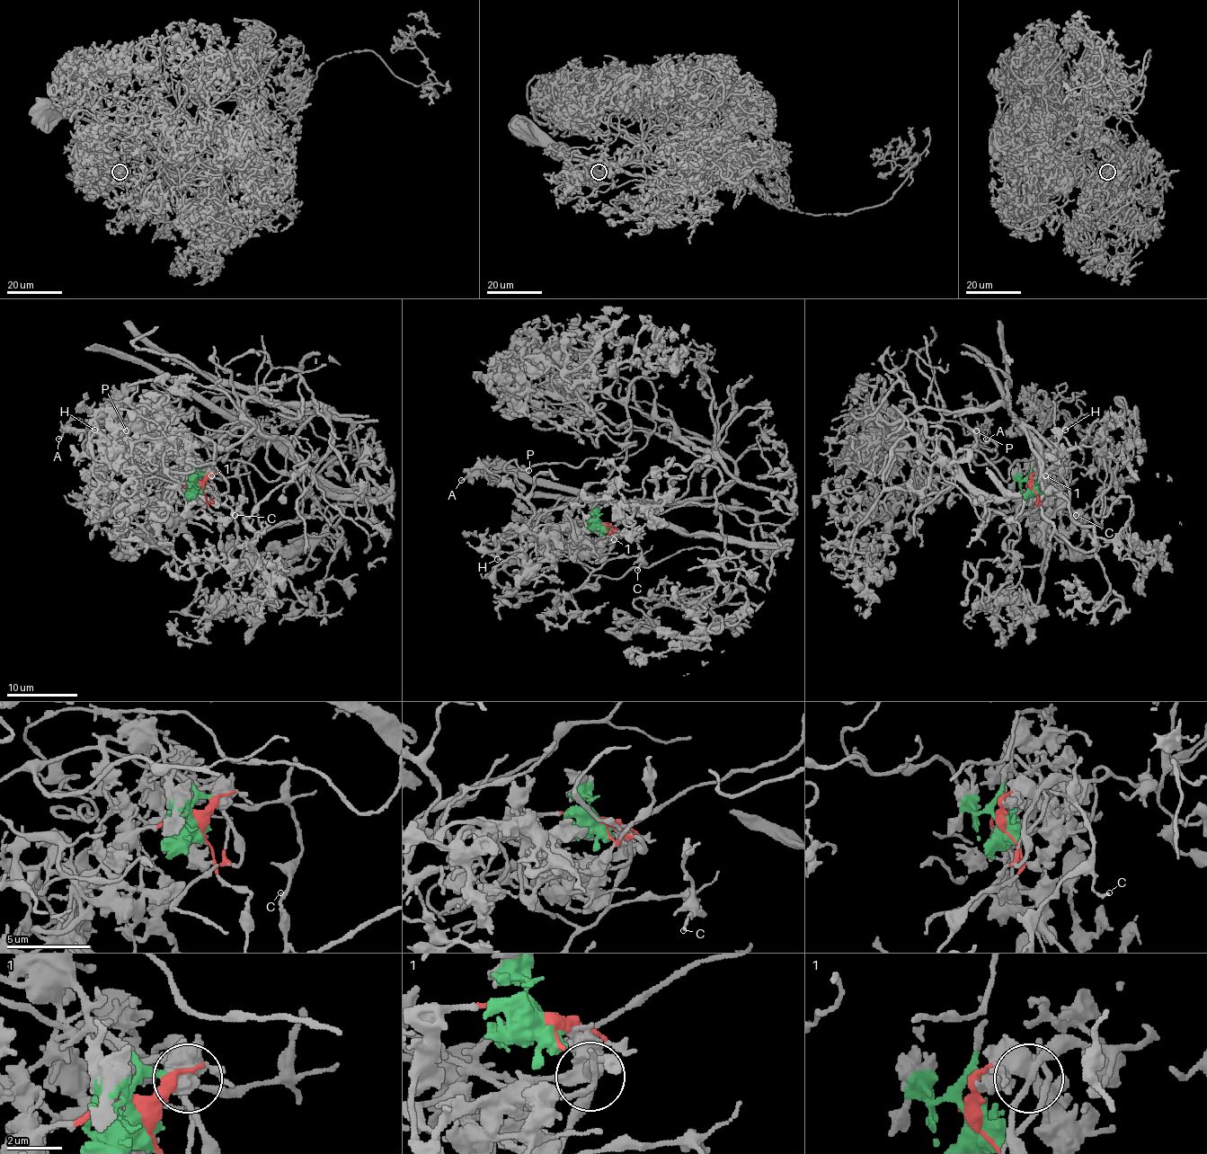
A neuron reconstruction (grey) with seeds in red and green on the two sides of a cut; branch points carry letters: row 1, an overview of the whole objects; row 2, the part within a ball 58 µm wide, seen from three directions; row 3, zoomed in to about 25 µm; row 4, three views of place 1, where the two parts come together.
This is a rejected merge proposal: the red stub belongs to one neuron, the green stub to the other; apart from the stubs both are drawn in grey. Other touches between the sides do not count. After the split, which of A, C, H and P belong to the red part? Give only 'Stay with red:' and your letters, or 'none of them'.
Stay with red: C, H

